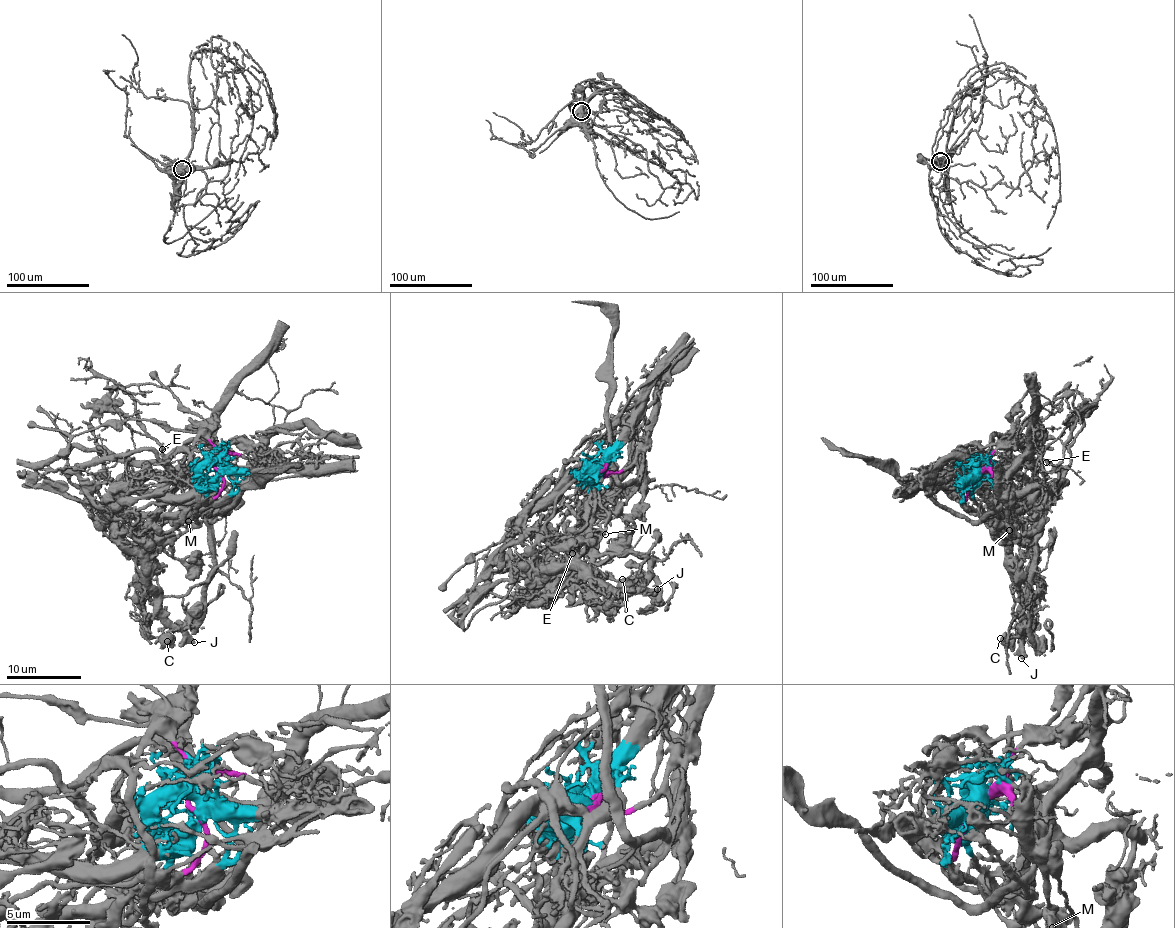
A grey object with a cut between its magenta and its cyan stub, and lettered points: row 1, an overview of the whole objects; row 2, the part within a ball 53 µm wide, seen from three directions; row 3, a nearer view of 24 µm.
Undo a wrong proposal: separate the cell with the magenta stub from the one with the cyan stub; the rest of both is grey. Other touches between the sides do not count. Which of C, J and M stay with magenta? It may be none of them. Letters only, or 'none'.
none

